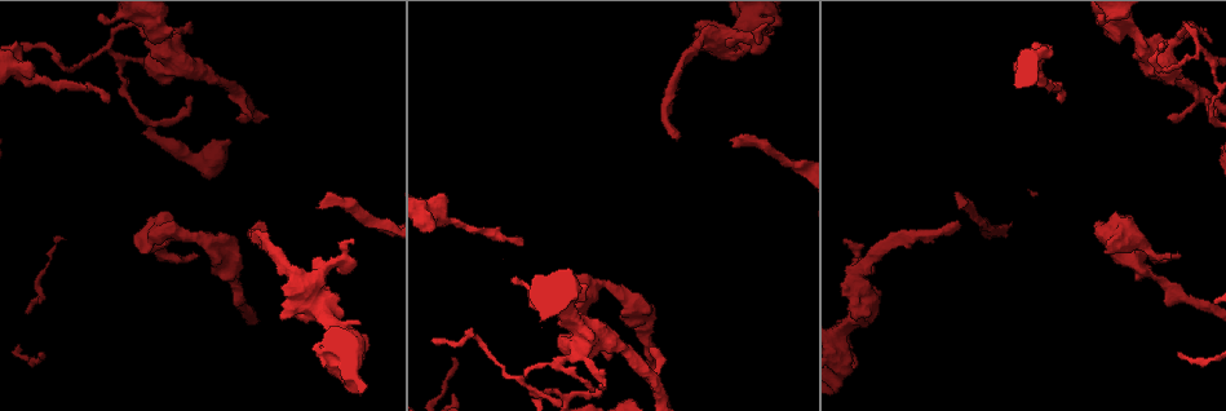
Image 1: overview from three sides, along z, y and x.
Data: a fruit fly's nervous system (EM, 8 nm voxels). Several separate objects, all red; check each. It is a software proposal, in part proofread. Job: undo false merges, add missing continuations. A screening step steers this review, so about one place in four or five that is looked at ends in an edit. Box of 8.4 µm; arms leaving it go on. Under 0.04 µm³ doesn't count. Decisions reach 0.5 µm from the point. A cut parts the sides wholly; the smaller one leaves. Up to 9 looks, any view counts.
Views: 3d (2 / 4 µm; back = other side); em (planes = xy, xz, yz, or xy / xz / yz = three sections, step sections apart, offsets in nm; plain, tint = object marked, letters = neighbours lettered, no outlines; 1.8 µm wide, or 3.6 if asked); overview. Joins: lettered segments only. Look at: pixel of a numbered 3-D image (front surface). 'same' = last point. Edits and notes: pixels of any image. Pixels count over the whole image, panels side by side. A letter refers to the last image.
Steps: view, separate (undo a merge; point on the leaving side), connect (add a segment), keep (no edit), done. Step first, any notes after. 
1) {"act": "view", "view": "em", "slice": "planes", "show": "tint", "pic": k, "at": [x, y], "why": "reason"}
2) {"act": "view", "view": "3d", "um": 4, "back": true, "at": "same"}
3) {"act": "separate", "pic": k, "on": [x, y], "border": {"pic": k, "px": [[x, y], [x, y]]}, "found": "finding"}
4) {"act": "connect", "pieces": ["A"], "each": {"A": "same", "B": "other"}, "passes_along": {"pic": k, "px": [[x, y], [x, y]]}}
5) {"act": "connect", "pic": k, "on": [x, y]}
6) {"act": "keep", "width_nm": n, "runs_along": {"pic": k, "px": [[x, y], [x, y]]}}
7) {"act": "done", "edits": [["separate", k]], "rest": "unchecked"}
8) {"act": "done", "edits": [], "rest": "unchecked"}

{"act": "view", "view": "3d", "um": 4, "pic": 1, "at": [432, 211], "why": "sudden change in width"}

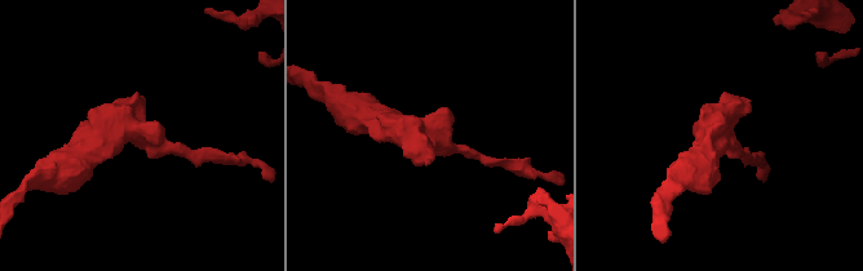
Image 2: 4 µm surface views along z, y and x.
{"act": "view", "view": "em", "um": 3.6, "slice": "planes", "show": "letters", "pic": 2, "at": [138, 135]}

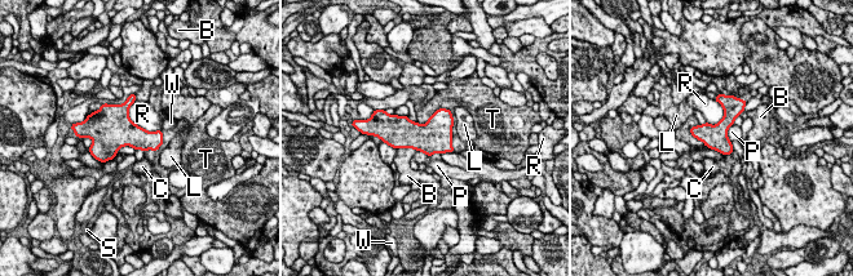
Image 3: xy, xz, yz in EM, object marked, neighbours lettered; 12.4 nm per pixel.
{"act": "keep", "each": {"B": "other", "C": "other", "L": "other", "P": "other", "R": "other", "S": "other", "T": "other", "W": "other"}, "found": "all the same neuron"}

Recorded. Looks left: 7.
{"act": "view", "view": "3d", "um": 4, "pic": 1, "at": [261, 224], "why": "end of a long branch"}

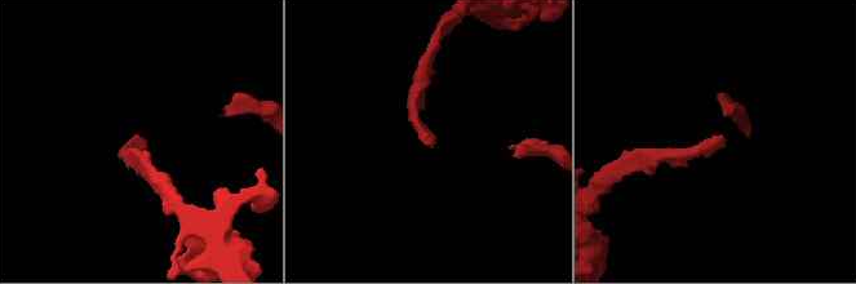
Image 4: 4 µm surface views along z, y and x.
{"act": "view", "view": "em", "slice": "planes", "show": "letters", "pic": 4, "at": [140, 139], "why": "now the EM"}

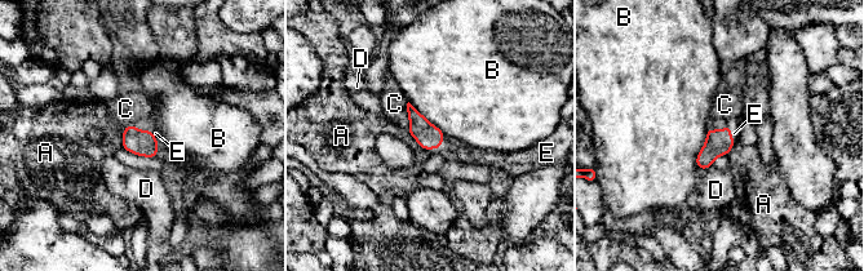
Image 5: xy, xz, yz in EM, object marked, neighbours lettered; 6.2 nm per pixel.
{"act": "connect", "pieces": ["E"], "each": {"A": "other", "B": "other", "C": "other", "D": "other", "E": "same"}, "passes_along": {"pic": 5, "px": [[421, 129], [438, 147], [450, 150]]}, "found": "it goes on there"}

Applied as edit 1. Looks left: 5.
{"act": "view", "view": "overview", "why": "redraw"}

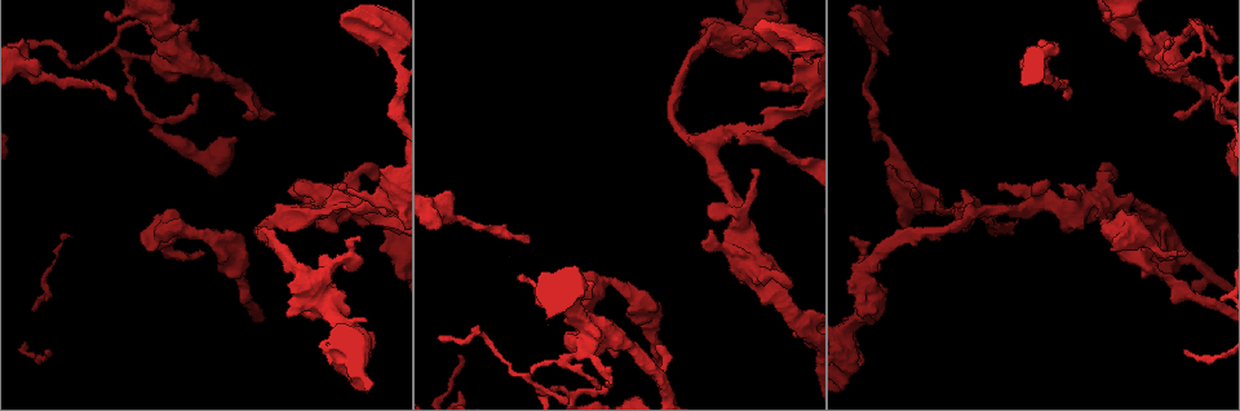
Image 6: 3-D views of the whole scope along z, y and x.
{"act": "view", "view": "em", "slice": "xz", "step": 4, "show": "tint", "pic": 6, "at": [590, 337], "why": "thick turns thin"}

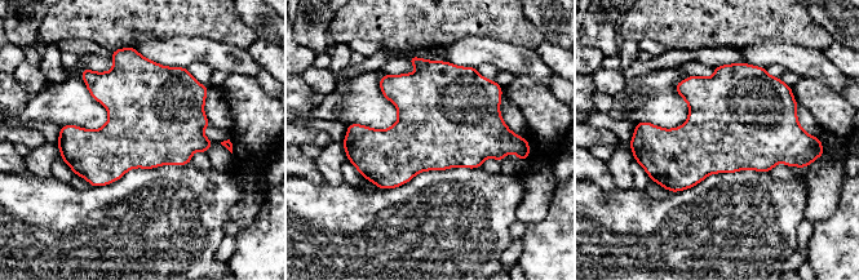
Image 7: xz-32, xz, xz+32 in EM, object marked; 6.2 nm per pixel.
{"act": "view", "view": "em", "slice": "planes", "show": "letters", "at": "same"}

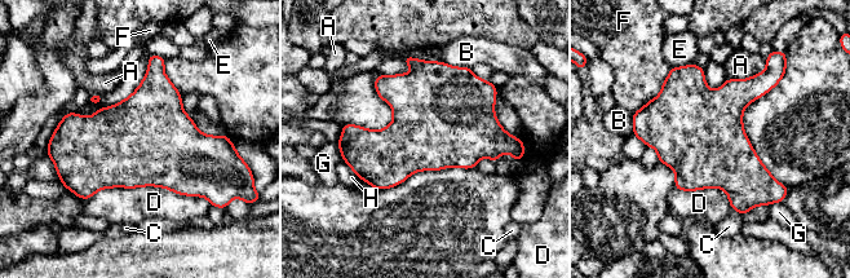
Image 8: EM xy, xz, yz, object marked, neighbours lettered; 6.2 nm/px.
{"act": "keep", "width_nm": 550, "each": {"A": "other", "B": "other", "C": "other", "D": "other", "E": "other", "F": "other", "G": "other", "H": "other"}, "border": {"pic": 8, "px": [[66, 188], [203, 197]]}, "found": "all the same neuron"}

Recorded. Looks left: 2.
{"act": "view", "view": "em", "um": 3.6, "slice": "yz", "step": 4, "show": "letters", "pic": 6, "at": [171, 210], "why": "an open end"}

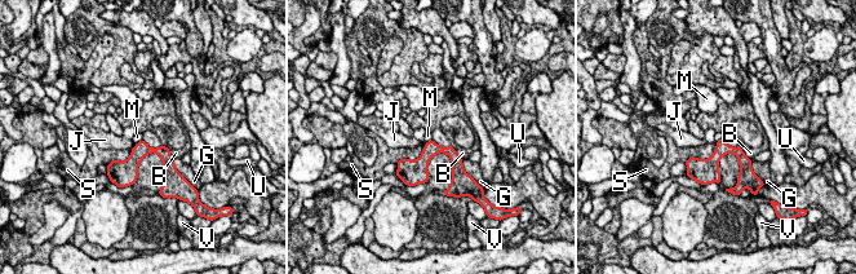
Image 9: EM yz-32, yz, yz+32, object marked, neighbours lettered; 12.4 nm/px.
{"act": "view", "view": "em", "um": 3.6, "slice": "planes", "show": "letters", "at": "same", "why": "cut it another way"}

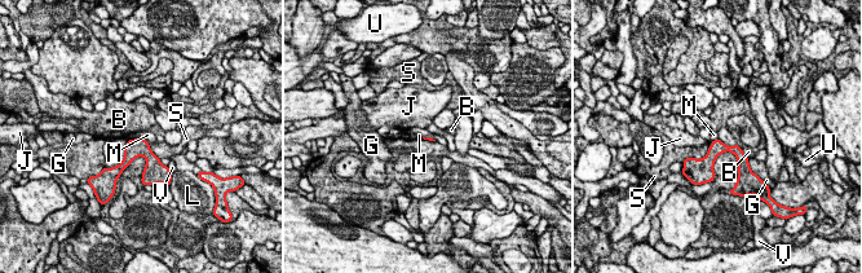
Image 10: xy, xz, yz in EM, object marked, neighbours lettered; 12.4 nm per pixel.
{"act": "keep", "each": {"B": "other", "G": "other", "J": "other", "L": "other", "M": "other", "S": "other", "U": "other", "V": "other"}, "border": {"pic": 10, "px": [[138, 137], [149, 141]]}, "found": "none of them fits"}

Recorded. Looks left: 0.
{"act": "done", "edits": [["connect", 5]], "rest": "unchecked"}

